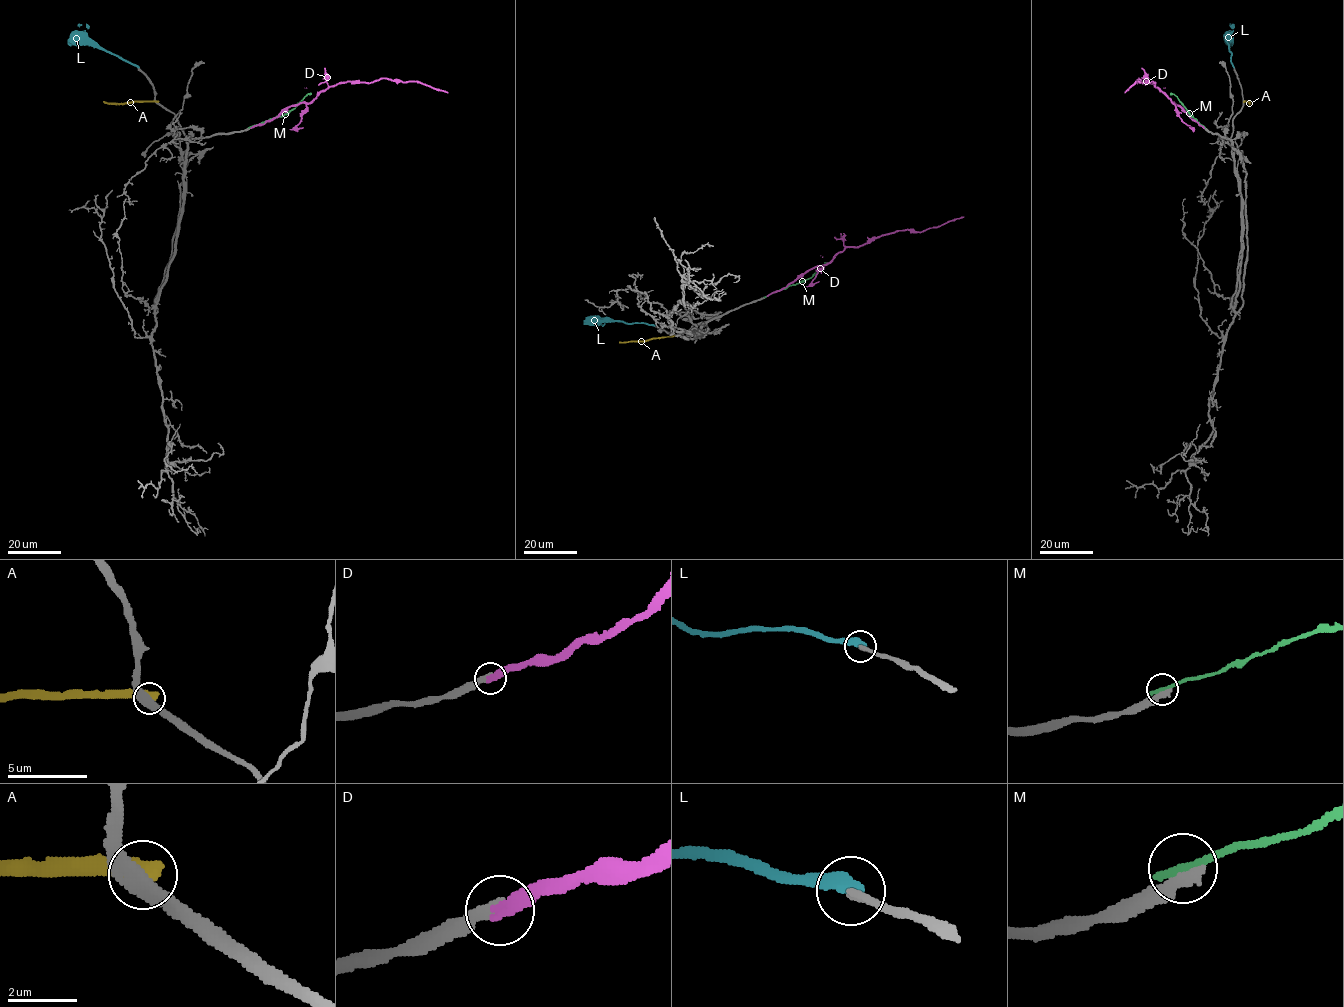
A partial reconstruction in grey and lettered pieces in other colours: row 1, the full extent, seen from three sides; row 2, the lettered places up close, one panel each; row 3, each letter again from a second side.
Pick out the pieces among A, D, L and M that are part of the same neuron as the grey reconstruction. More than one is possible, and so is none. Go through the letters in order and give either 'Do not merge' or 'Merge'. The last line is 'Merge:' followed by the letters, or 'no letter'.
A: Do not merge
D: Merge
L: Do not merge
M: Do not merge
Merge: D

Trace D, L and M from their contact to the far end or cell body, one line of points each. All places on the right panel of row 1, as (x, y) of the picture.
D: (1204, 127), (1153, 82), (1142, 82), (1138, 78), (1140, 82), (1124, 92)
L: (1234, 67), (1229, 51), (1229, 30), (1230, 25), (1234, 24)
M: (1204, 127), (1172, 94)

